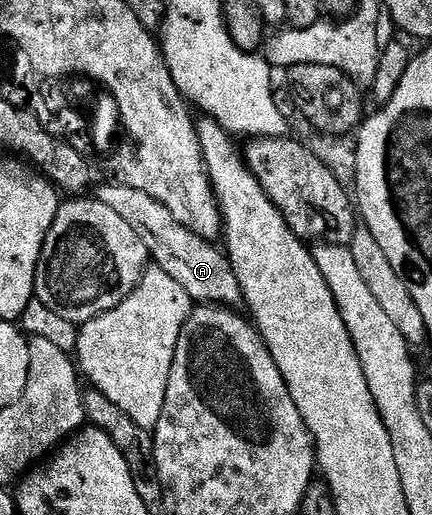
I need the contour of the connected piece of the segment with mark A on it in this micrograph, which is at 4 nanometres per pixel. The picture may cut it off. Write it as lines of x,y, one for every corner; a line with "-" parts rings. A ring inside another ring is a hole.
115,181
109,183
109,187
98,192
100,202
110,205
110,209
114,209
114,213
118,213
118,217
122,217
122,221
126,221
126,225
130,225
138,237
142,237
142,245
146,245
151,262
170,273
170,277
174,277
174,281
186,289
193,301
200,305
223,305
229,309
235,308
236,302
241,302
238,277
232,263
215,242
198,237
198,233
186,229
186,225
182,225
182,221
178,221
174,213
166,209
166,205
154,201
154,197
141,193
139,189
122,187

